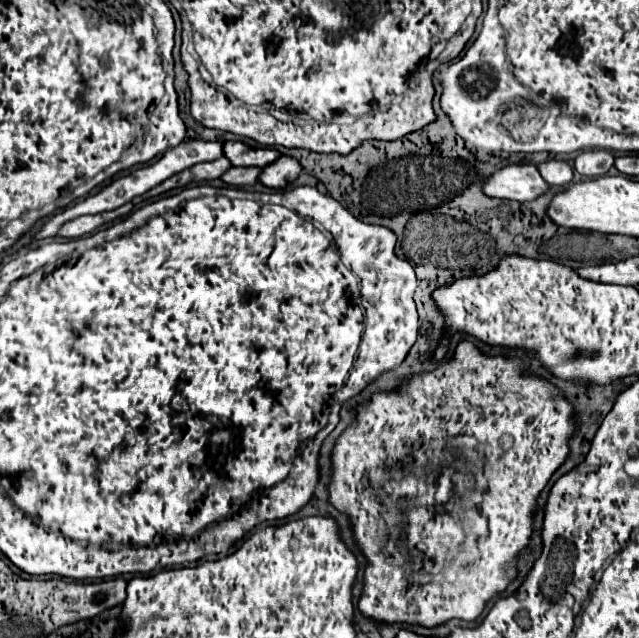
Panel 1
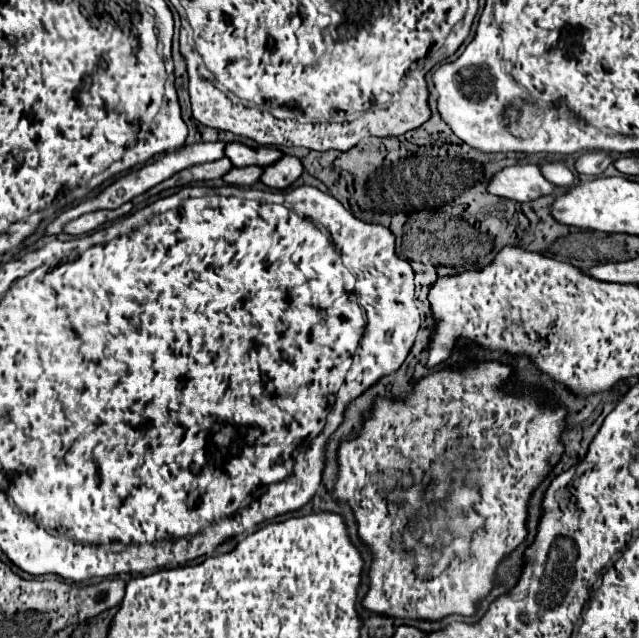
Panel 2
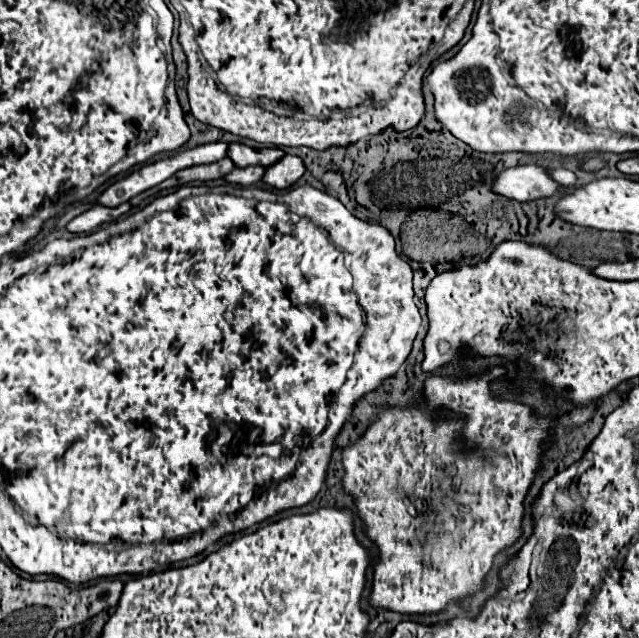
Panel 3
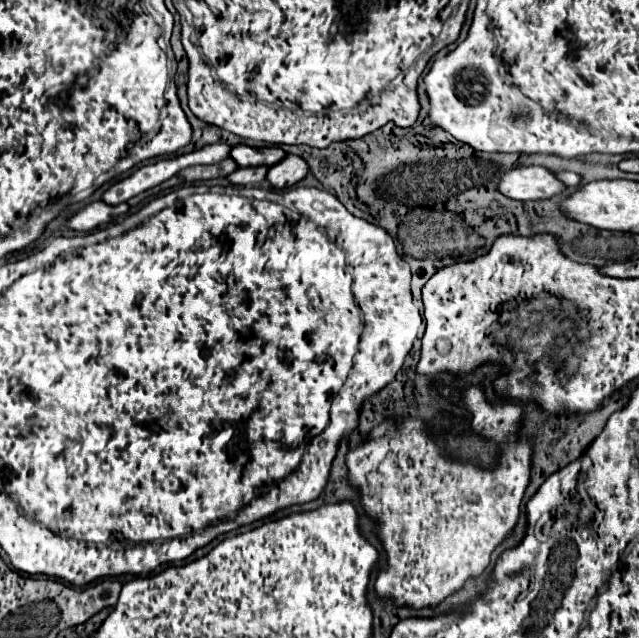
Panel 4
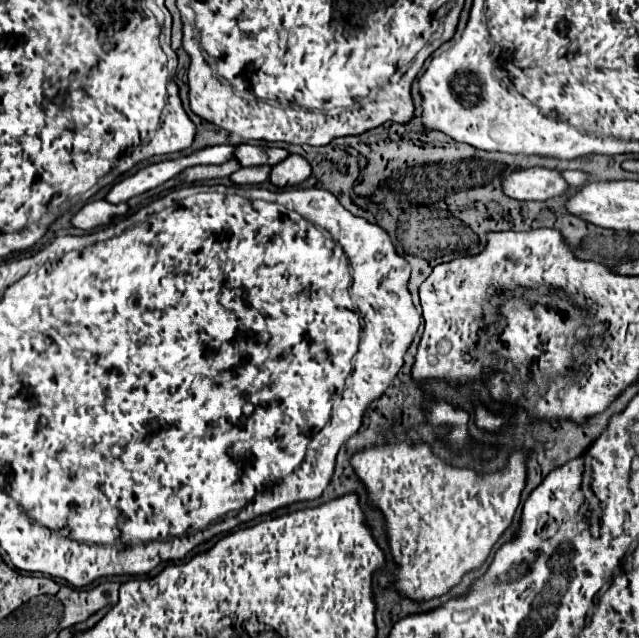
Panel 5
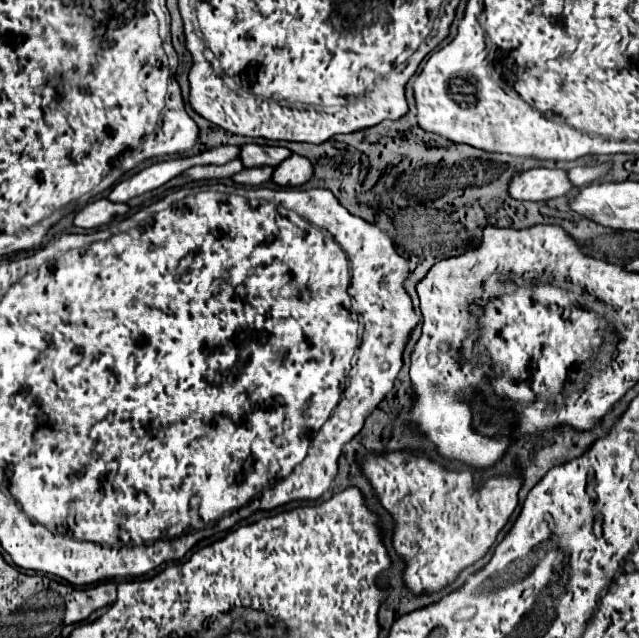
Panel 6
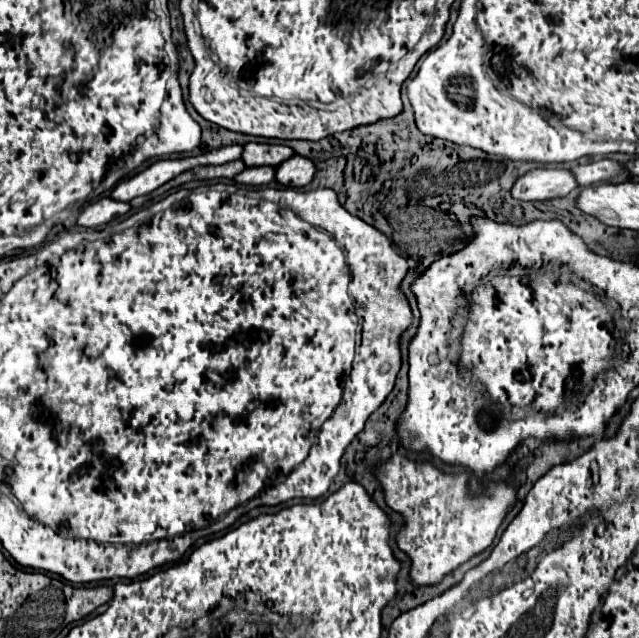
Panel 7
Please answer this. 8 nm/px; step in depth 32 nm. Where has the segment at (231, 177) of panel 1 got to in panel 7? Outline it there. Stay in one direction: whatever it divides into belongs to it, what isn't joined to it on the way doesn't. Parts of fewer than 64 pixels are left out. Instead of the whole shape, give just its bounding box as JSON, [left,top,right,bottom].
[234,166,274,186]

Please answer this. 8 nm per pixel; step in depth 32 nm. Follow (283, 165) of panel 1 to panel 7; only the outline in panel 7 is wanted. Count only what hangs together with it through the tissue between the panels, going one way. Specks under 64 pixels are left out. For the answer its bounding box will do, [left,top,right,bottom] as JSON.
[276,154,314,188]

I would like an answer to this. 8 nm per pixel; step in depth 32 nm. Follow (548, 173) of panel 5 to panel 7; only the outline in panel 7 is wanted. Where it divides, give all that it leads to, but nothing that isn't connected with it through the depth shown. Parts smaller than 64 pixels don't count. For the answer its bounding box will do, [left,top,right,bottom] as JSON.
[512,168,578,200]

